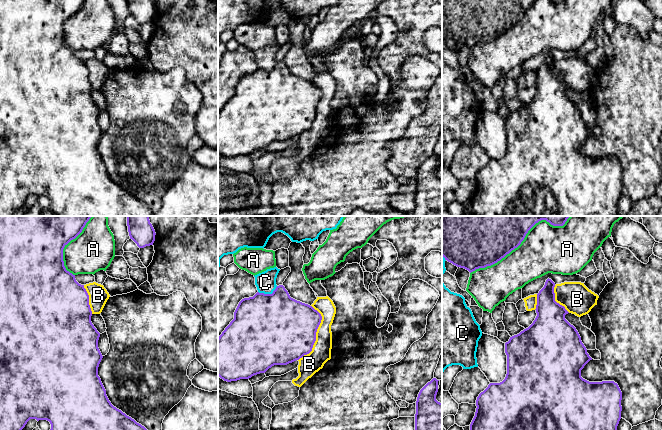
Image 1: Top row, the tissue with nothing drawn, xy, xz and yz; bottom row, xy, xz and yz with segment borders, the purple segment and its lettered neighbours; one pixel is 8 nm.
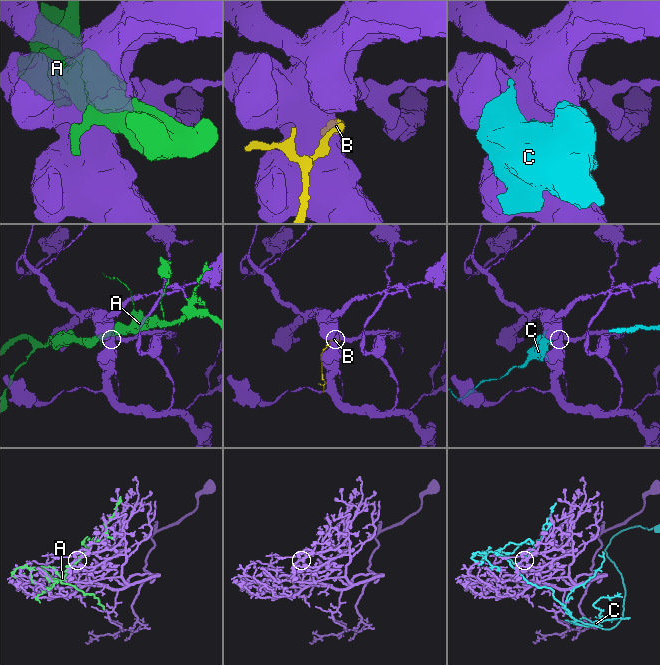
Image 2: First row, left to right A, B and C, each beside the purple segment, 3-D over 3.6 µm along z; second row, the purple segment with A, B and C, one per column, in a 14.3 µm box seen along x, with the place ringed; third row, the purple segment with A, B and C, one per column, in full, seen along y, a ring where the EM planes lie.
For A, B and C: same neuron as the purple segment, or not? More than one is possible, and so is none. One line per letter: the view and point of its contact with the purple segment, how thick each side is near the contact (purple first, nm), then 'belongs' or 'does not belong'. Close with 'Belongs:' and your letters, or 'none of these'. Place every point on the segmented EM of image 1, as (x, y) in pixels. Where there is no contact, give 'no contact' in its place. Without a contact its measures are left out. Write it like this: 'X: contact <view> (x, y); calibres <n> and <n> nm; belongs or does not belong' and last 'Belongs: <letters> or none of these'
A: contact yz (522, 240); calibres 500 and 380 nm; does not belong
B: contact xz (315, 334); calibres 500 and 170 nm; does not belong
C: contact xz (268, 294); calibres 500 and 160 nm; does not belong
Belongs: none of these

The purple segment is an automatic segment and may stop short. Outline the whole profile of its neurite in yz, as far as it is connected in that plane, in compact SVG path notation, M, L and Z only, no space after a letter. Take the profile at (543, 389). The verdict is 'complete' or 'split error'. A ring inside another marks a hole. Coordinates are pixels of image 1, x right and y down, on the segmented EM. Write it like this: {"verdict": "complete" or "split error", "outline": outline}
{"verdict": "complete", "outline": "M548 278L537 294L535 320L505 343L506 377L500 383L490 383L479 394L470 430L617 430L622 392L614 381L589 382L581 377L581 370L592 358L576 328L565 319L569 312L555 301L554 287Z"}

